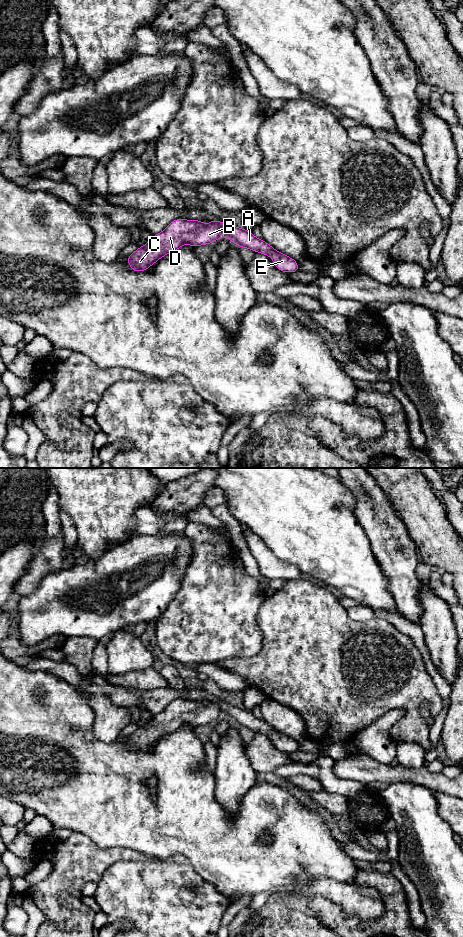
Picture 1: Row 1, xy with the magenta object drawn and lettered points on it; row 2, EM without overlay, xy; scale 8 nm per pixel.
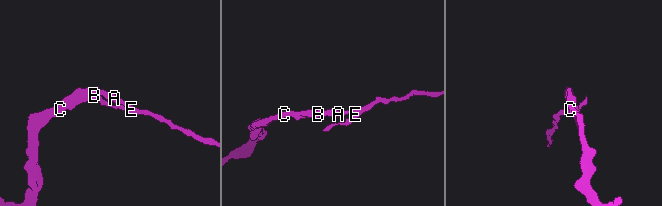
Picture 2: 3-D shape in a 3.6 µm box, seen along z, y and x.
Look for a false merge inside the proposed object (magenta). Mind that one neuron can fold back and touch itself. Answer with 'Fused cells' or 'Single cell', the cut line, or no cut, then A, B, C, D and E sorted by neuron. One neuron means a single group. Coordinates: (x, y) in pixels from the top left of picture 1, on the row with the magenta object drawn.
Fused cells. Split along xy (219, 222), (223, 235). Groups: A E / B C D

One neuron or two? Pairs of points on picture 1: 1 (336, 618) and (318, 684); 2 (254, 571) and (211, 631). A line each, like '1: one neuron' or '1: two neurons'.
1: one neuron
2: two neurons

